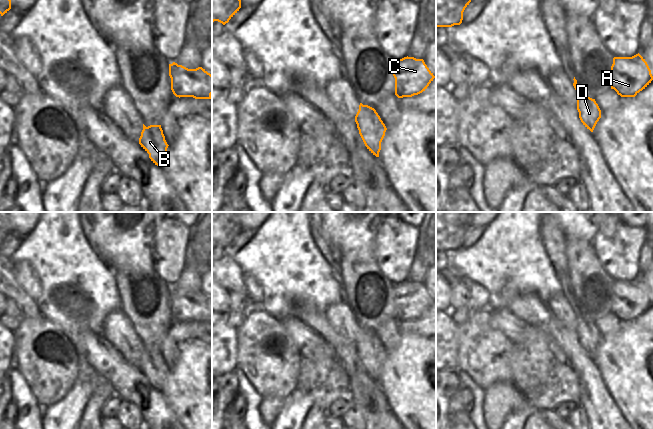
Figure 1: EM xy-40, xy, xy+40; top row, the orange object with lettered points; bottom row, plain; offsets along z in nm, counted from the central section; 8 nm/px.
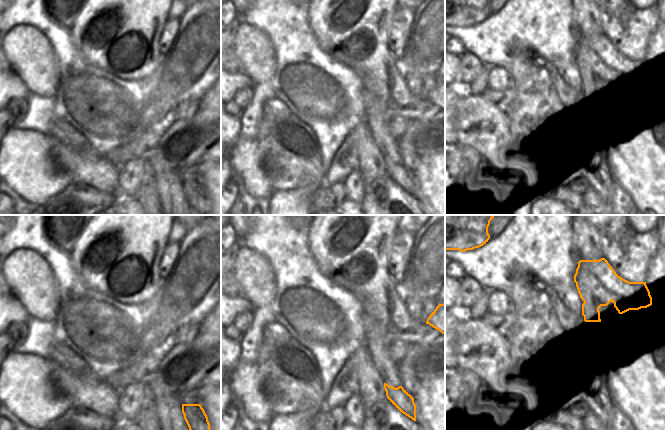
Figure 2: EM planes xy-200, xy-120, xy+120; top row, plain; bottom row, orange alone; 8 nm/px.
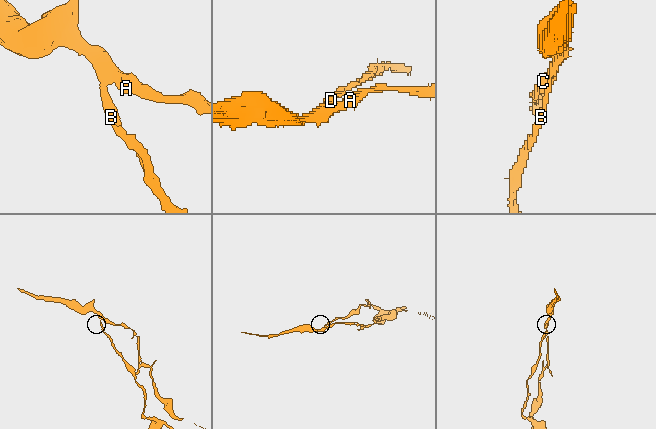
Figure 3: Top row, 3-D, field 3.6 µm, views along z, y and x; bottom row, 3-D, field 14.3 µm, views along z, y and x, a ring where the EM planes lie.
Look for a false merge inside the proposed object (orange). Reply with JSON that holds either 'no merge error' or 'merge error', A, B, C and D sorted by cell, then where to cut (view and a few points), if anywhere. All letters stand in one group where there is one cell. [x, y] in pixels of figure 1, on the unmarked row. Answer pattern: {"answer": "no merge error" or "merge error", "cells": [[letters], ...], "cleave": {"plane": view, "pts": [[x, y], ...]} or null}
{"answer": "merge error", "cells": [["A", "C"], ["B", "D"]], "cleave": {"plane": "xy+40", "pts": [[595, 326], [589, 328], [583, 326], [577, 331]]}}

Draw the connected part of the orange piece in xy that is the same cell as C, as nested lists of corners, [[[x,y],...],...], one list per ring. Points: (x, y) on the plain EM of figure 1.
[[[408,280],[393,285],[393,300],[398,322],[422,317],[435,302],[423,283]]]

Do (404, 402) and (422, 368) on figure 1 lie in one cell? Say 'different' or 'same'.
same

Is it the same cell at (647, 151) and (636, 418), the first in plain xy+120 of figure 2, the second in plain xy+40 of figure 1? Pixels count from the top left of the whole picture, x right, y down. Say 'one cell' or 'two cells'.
one cell

